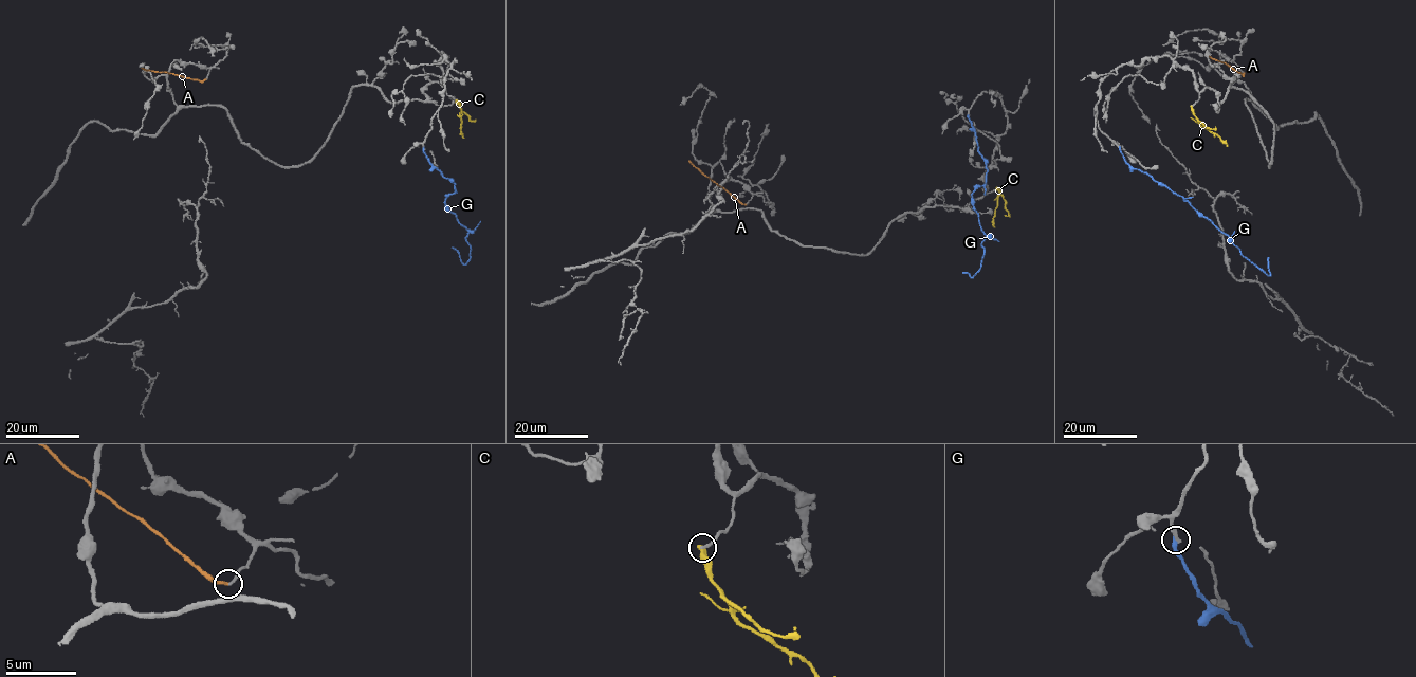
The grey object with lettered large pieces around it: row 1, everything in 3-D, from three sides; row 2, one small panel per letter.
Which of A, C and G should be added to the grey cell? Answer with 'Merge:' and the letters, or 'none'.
Merge: none

